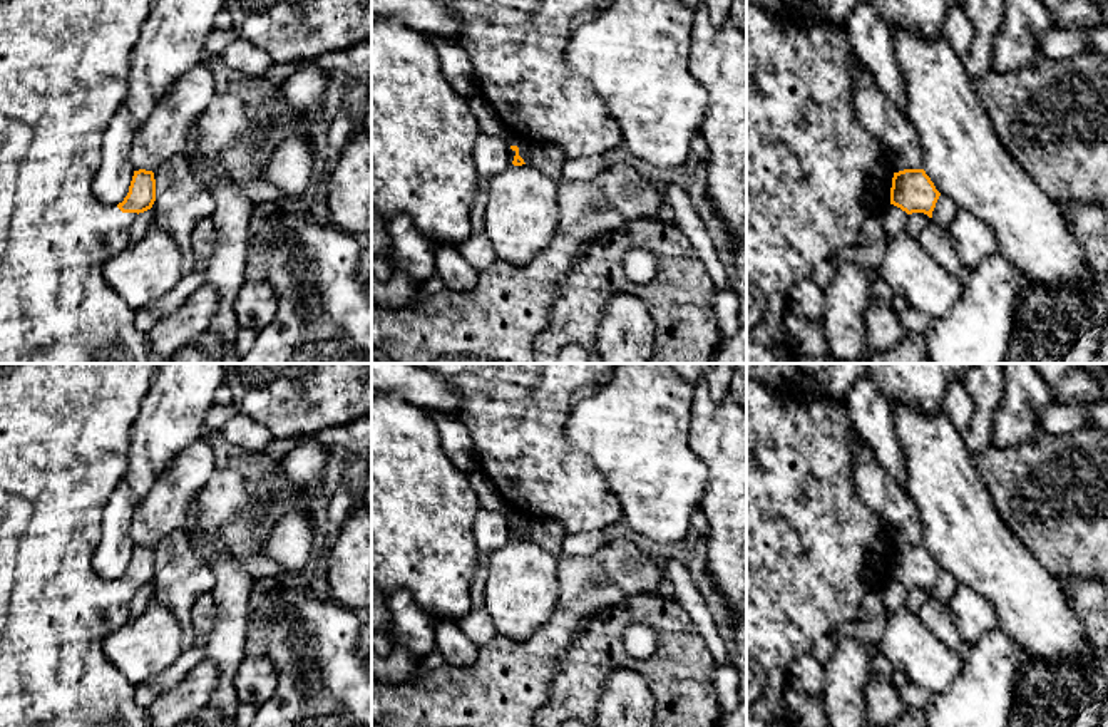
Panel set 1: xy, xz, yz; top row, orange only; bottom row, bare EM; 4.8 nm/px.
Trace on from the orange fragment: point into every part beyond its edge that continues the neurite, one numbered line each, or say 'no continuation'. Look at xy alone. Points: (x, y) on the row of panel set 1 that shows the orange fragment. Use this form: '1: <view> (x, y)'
1: xy (64, 64)

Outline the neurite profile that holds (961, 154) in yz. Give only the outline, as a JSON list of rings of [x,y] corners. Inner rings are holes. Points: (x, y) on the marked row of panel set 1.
[[[897,28],[892,35],[892,44],[905,80],[907,116],[916,126],[922,146],[922,169],[936,189],[949,196],[959,209],[967,209],[987,223],[998,238],[998,251],[1018,265],[1024,278],[1036,286],[1090,290],[1093,286],[1093,273],[1063,219],[1058,203],[1006,152],[976,95],[964,60],[954,52],[951,44],[946,39],[924,39],[912,28]]]

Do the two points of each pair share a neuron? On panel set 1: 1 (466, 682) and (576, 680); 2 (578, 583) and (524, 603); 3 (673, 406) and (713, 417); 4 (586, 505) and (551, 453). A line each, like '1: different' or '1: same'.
1: different
2: different
3: different
4: same

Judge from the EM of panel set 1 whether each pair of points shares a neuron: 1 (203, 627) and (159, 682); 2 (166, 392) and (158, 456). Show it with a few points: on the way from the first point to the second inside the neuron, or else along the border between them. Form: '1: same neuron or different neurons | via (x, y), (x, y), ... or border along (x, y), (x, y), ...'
1: same neuron | via (200, 642), (198, 650), (174, 674)
2: same neuron | via (166, 407), (166, 426), (159, 433), (158, 441)

